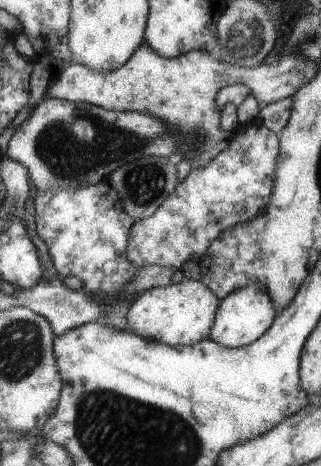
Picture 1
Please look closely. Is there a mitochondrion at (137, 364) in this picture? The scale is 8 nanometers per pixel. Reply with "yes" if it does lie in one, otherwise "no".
no

